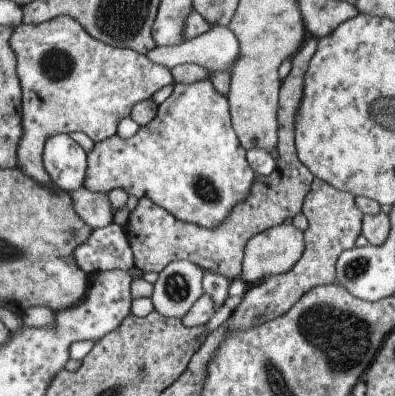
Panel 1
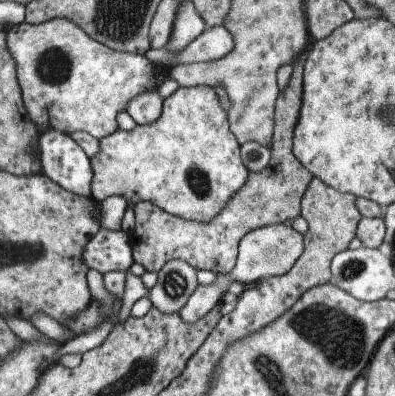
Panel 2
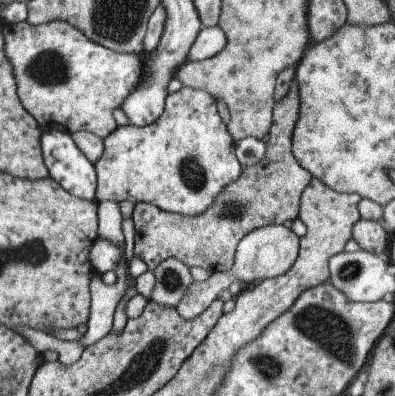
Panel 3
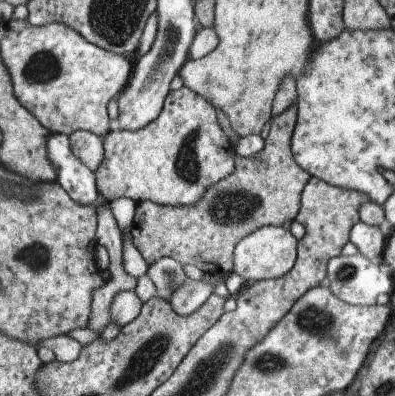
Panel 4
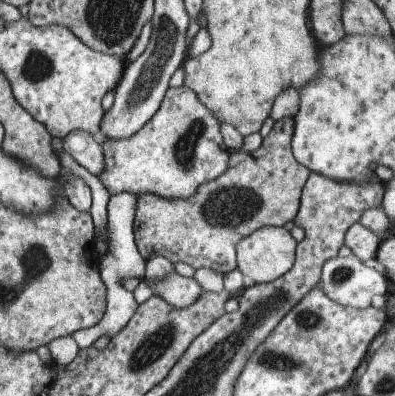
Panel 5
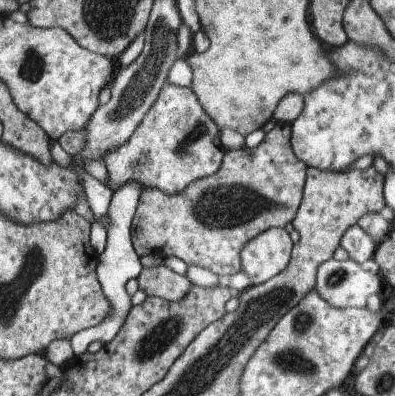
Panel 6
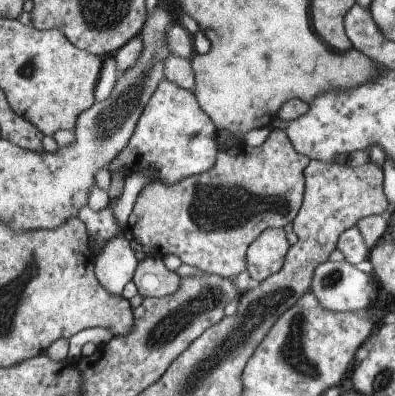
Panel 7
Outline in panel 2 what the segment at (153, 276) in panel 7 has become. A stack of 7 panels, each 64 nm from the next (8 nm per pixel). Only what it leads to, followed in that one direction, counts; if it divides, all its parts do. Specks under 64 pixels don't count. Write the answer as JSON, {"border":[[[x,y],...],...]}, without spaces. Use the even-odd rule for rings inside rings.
{"border":[[[281,222],[281,224],[275,224],[275,226],[265,226],[265,228],[249,232],[239,242],[239,256],[237,256],[237,264],[231,270],[231,274],[217,276],[217,286],[201,286],[199,284],[195,288],[195,294],[179,310],[181,320],[185,324],[193,324],[193,322],[201,320],[205,314],[209,314],[217,306],[217,302],[221,302],[221,294],[227,292],[225,288],[231,282],[241,282],[241,284],[255,284],[257,282],[259,284],[259,282],[263,282],[267,278],[287,274],[301,254],[303,254],[303,234],[297,232],[293,226],[285,226]]]}

